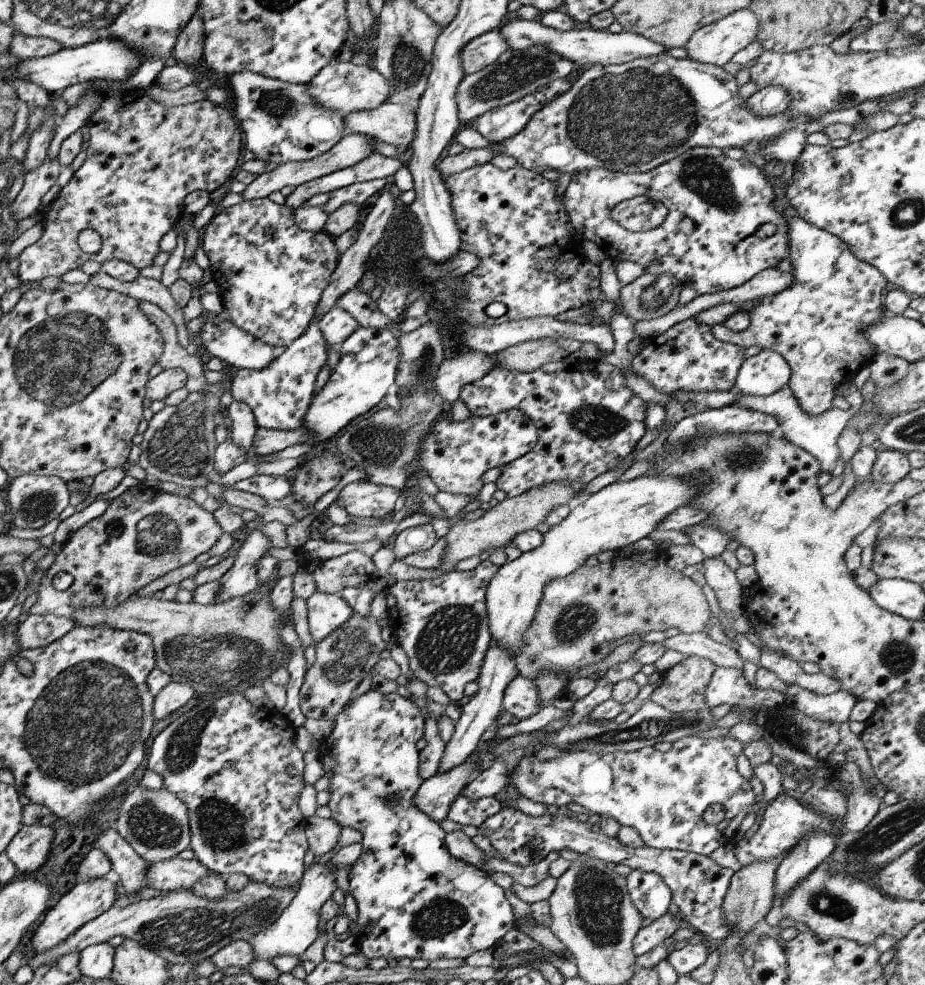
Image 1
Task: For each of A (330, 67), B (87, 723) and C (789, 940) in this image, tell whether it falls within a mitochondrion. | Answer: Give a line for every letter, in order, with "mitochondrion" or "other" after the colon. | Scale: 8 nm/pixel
A: other
B: mitochondrion
C: other

